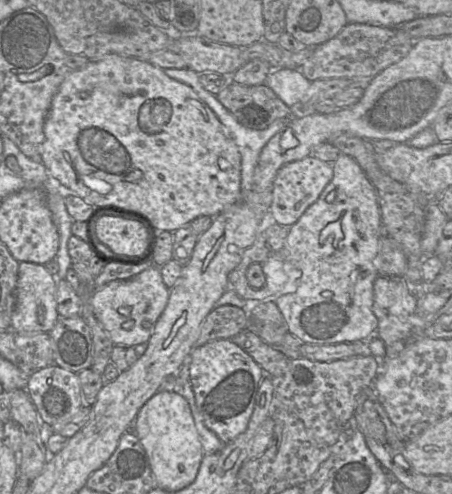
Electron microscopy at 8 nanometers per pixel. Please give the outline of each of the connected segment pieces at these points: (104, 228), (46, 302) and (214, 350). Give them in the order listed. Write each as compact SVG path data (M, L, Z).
M105 215L95 225L94 239L116 254L137 255L146 246L146 231L137 220Z
M19 262L16 304L11 316L15 333L50 332L58 319L56 302L57 279L43 264Z
M217 339L193 348L188 359L190 382L204 423L224 444L246 431L256 394L265 374L260 365L231 339Z

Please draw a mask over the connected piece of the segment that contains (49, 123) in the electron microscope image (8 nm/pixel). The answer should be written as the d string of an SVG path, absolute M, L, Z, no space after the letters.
M109 54L101 57L100 59L90 59L90 61L85 65L83 68L78 70L69 71L66 75L65 79L63 80L62 84L60 85L58 91L54 95L50 109L47 113L44 122L44 134L45 140L40 147L40 162L45 166L46 173L50 174L57 179L61 185L65 188L72 191L72 195L76 195L81 197L90 205L115 205L121 208L125 208L131 211L135 211L138 213L143 214L151 223L152 225L160 232L160 231L168 231L174 232L179 228L184 226L189 226L190 222L200 216L210 216L214 217L221 213L224 209L228 206L231 206L236 201L240 199L241 193L241 155L236 146L236 144L227 136L227 132L223 128L221 122L215 115L215 113L211 110L211 108L200 98L200 96L187 84L179 82L175 79L170 78L166 75L163 69L154 66L147 60L121 56L118 54Z

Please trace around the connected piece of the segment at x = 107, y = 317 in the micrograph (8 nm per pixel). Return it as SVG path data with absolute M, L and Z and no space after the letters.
M152 265L126 280L114 280L95 289L90 305L97 320L114 345L136 346L146 343L169 299L170 288L162 279L160 267Z

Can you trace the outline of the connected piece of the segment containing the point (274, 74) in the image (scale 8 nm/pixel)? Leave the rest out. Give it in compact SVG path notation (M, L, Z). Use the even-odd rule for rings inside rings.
M277 68L272 69L264 84L291 108L302 100L310 83L300 70Z

